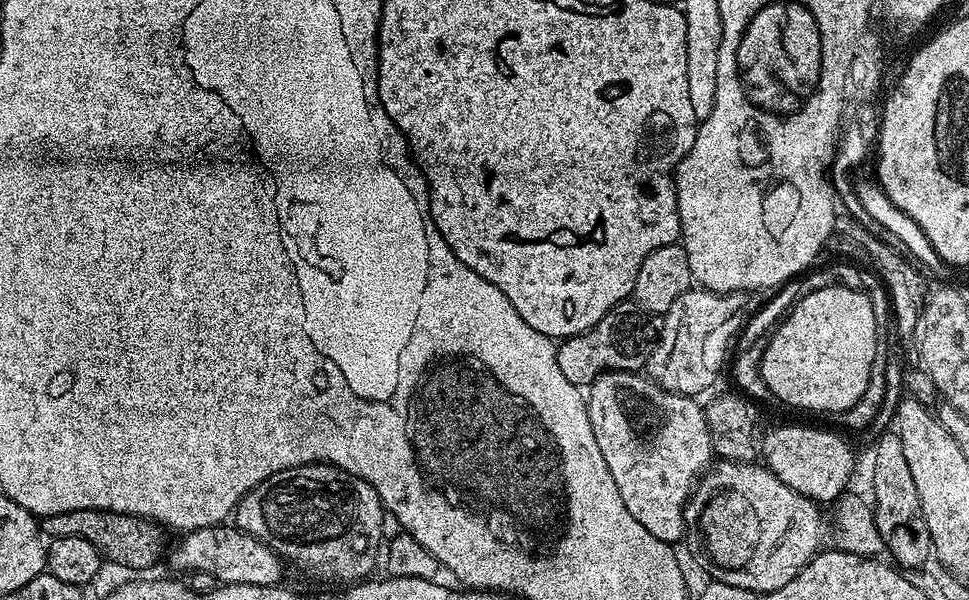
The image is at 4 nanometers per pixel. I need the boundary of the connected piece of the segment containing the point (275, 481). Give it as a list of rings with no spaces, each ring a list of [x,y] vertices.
[[[317,463],[287,468],[266,478],[241,498],[234,513],[235,527],[273,548],[291,567],[293,564],[298,571],[320,580],[348,580],[344,582],[363,582],[375,573],[376,547],[384,536],[384,520],[384,505],[366,481],[333,464]]]

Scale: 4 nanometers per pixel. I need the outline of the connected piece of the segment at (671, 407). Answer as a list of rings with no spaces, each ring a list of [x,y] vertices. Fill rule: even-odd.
[[[604,372],[592,381],[586,392],[588,417],[598,450],[602,450],[602,458],[614,478],[614,486],[618,486],[618,494],[622,494],[622,502],[626,502],[626,510],[630,510],[654,538],[671,545],[677,543],[680,535],[685,535],[684,505],[714,460],[712,435],[705,409],[699,402],[691,396],[668,392],[640,372]]]

